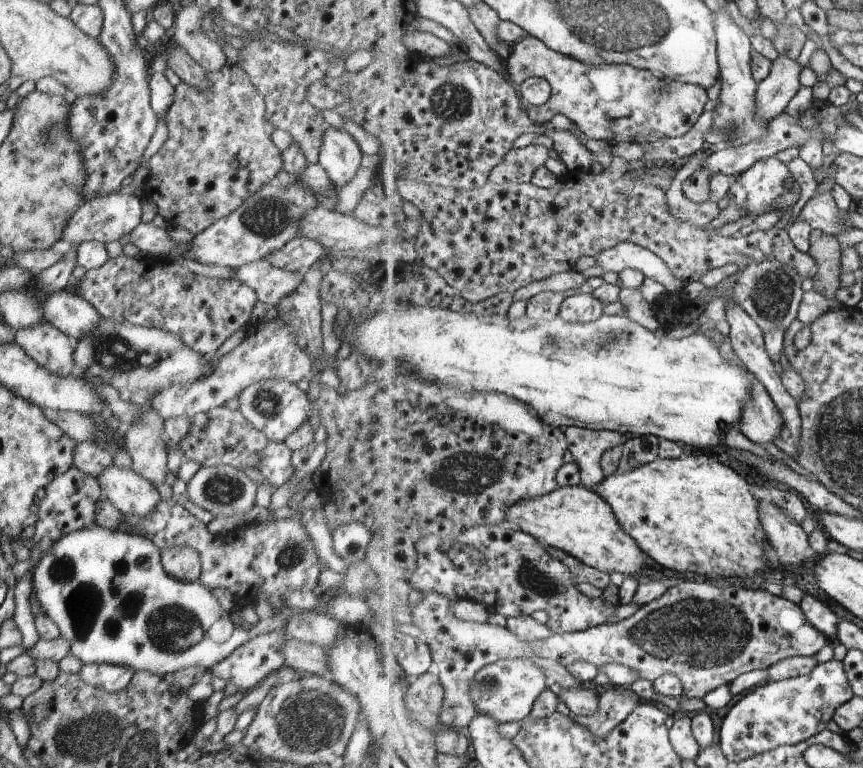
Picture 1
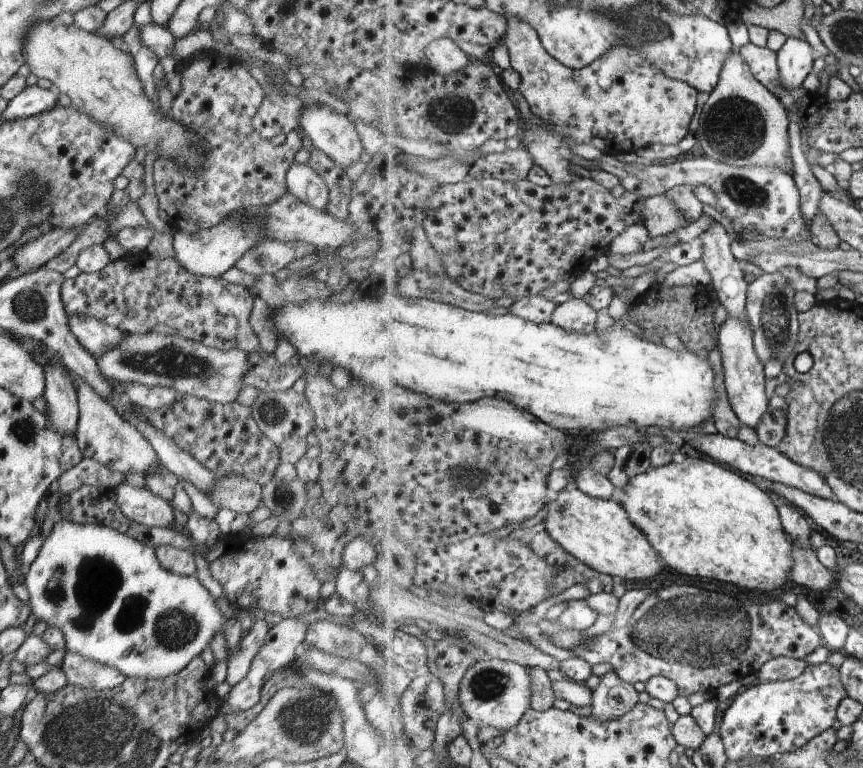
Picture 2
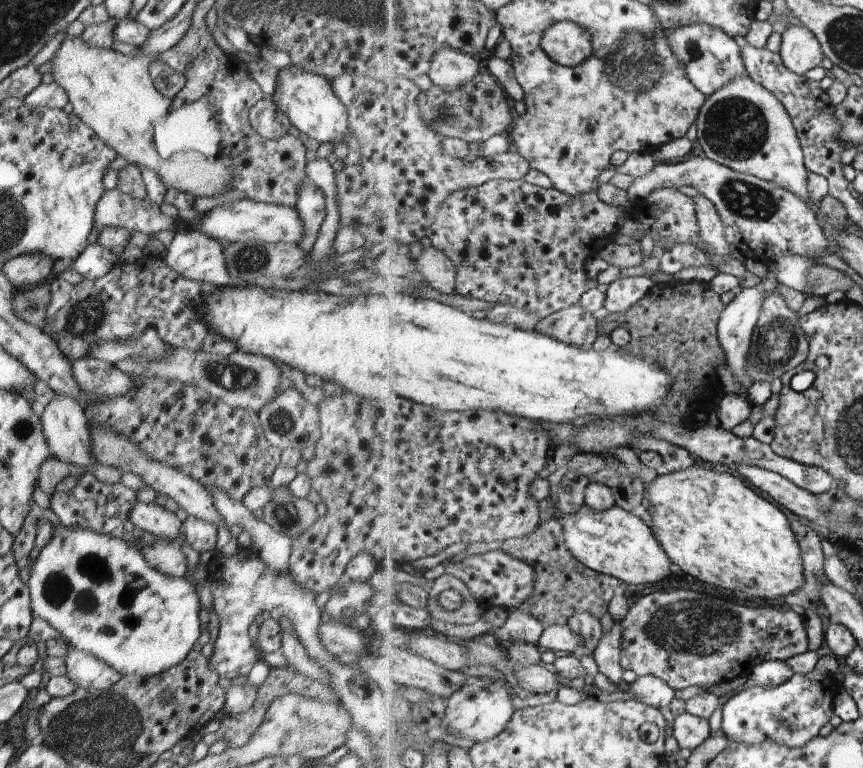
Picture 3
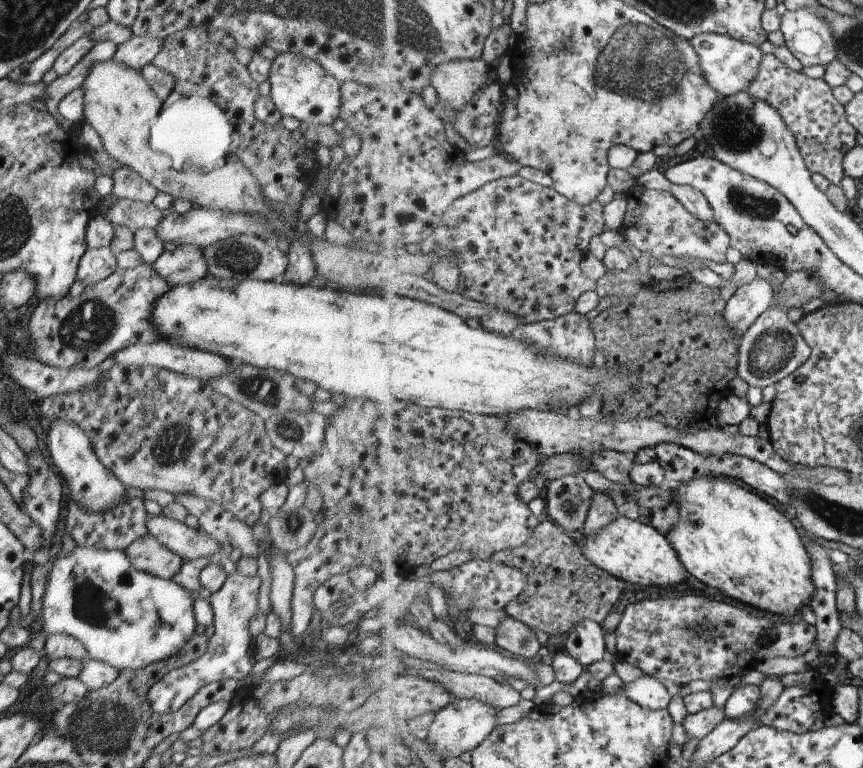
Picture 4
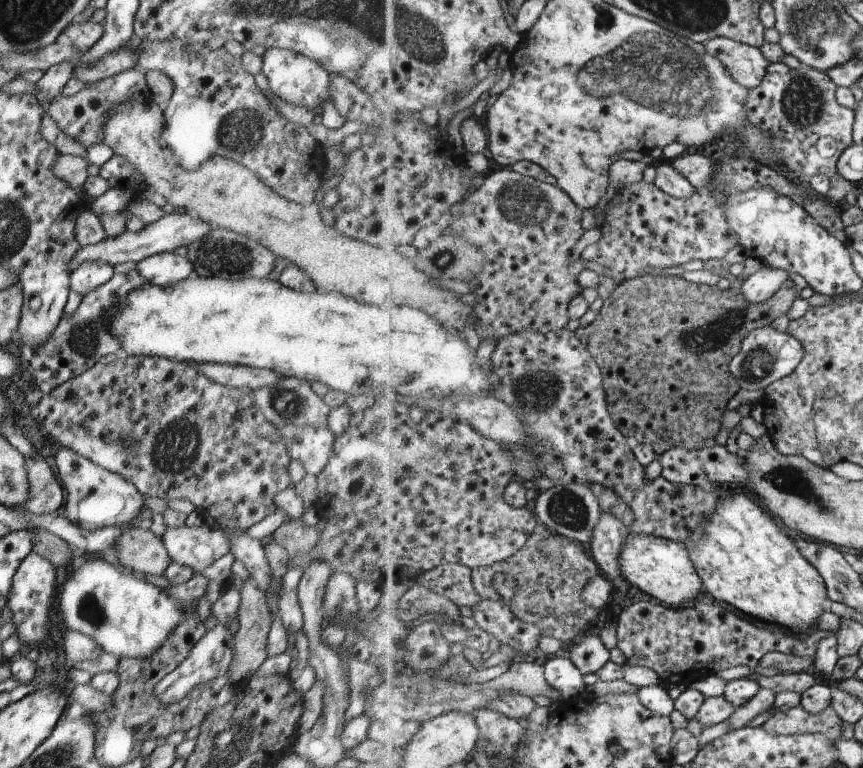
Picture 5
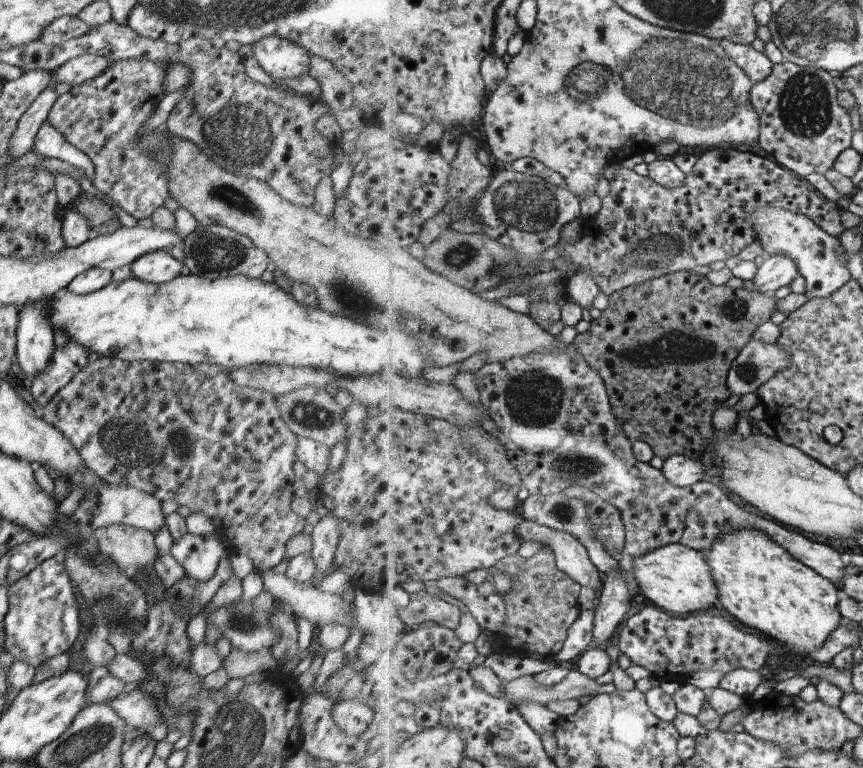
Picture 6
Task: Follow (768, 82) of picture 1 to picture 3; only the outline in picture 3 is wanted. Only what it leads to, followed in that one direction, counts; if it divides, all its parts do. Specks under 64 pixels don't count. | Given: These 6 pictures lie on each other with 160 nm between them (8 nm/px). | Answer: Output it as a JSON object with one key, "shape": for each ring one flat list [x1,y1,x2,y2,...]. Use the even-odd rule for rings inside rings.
{"shape":[[791,25,781,34,780,53,784,63,797,74,803,75,815,66,826,66,828,59,817,35,805,25]]}

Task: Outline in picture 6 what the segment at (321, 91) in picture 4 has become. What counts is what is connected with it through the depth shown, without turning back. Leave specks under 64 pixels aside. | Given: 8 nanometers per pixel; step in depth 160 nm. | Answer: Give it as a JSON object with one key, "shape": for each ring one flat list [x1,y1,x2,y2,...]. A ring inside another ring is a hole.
{"shape":[[277,35,256,40,252,44,252,56,273,81,308,72,308,52,301,45]]}

